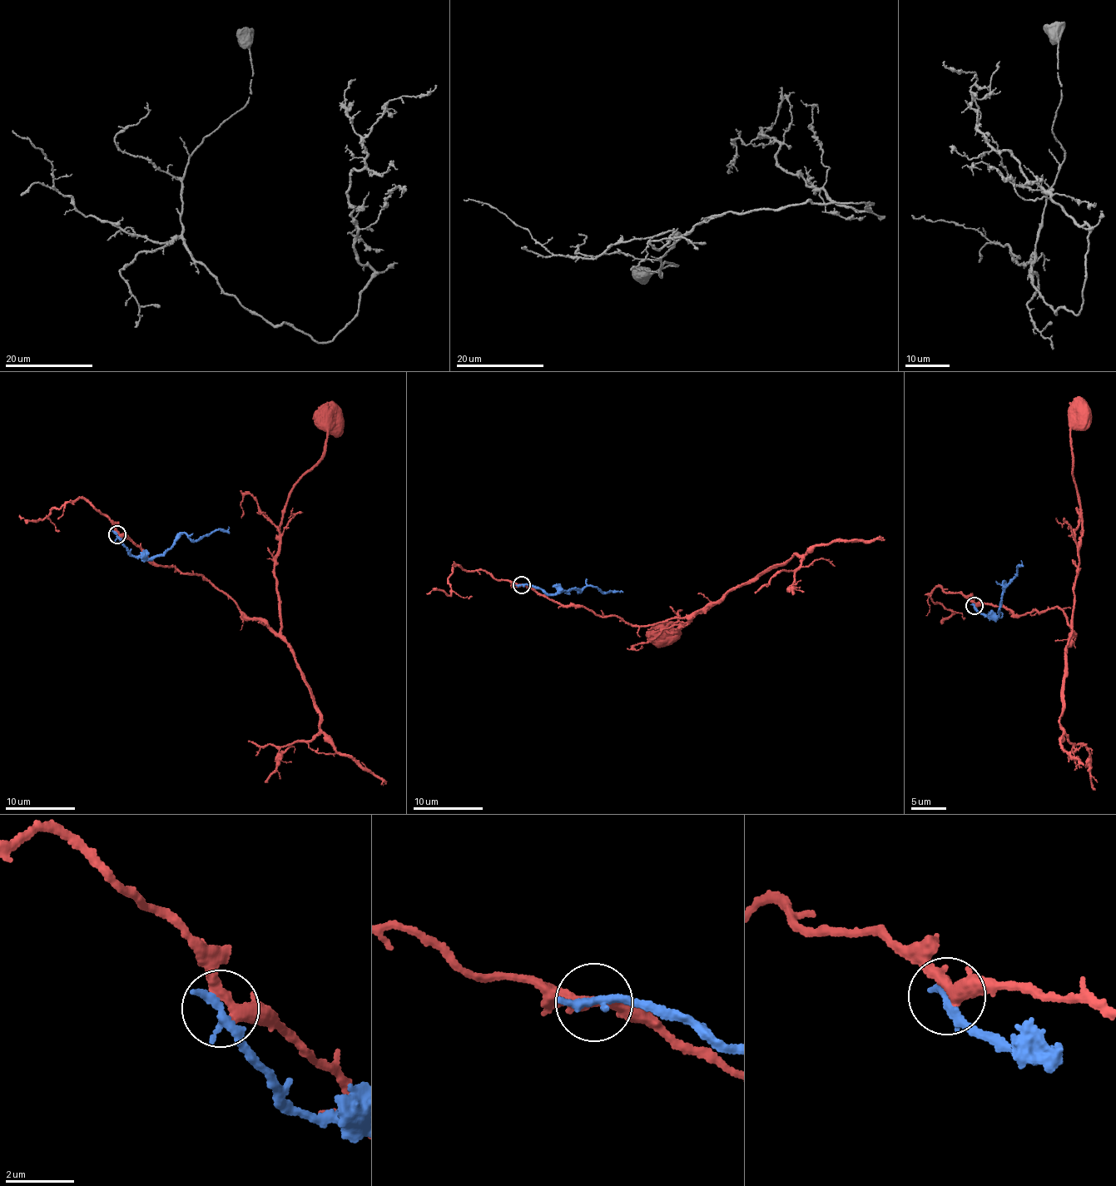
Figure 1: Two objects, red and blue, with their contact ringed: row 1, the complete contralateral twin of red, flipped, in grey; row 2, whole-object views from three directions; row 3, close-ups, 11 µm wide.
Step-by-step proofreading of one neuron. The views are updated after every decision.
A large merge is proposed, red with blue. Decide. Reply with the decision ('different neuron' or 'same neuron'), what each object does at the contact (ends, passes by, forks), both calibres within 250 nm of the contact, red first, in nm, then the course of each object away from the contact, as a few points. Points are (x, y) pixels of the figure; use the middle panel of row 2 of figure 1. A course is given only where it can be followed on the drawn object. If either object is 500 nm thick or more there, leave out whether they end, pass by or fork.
different neuron; red forks; blue ends; calibres 280 and 320 nm; course red (522, 585), (636, 626), (690, 617), (721, 597), (674, 633), (664, 623), (661, 638); course blue (522, 585), (538, 588), (548, 593), (577, 588), (582, 591), (590, 585), (607, 593), (612, 590), (622, 592)

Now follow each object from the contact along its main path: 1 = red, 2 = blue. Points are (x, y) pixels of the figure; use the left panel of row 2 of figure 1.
1: (117, 533), (128, 535), (157, 565), (205, 576), (275, 633), (280, 520), (288, 493), (322, 456), (328, 416)
2: (117, 533), (128, 547), (131, 555), (153, 558), (171, 547), (182, 534), (199, 540), (220, 528), (228, 533)

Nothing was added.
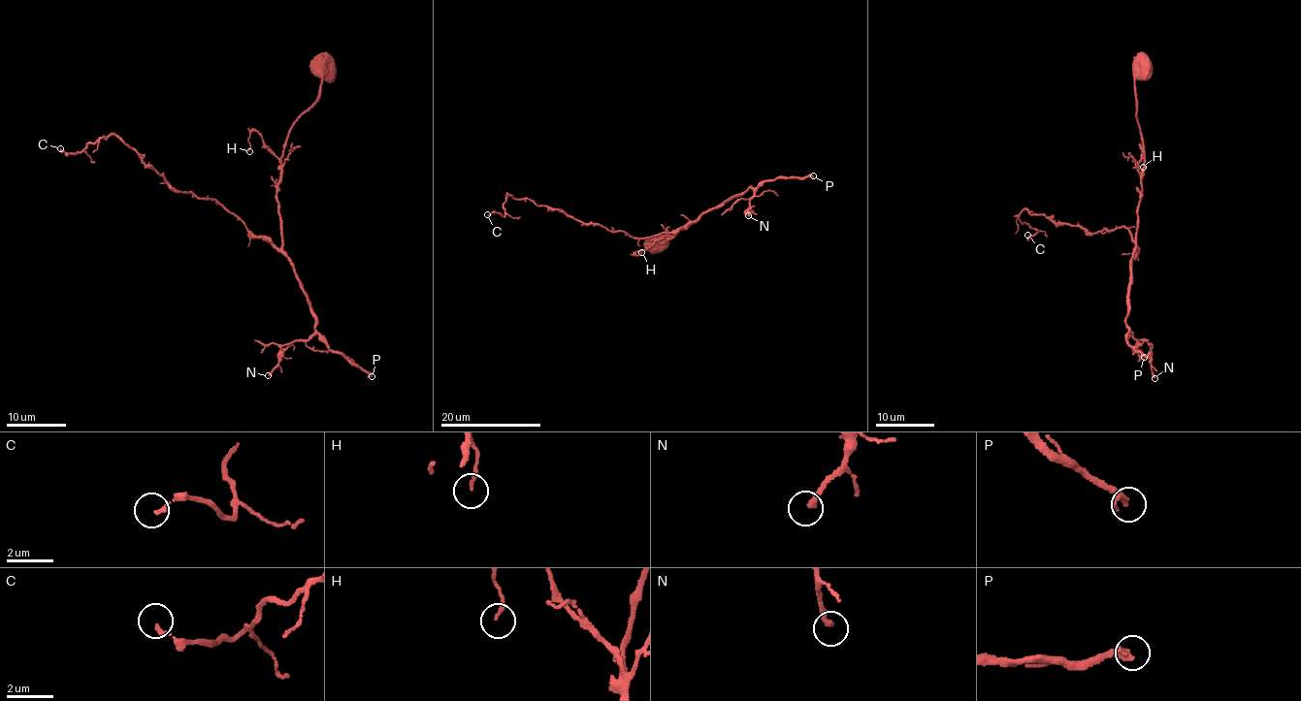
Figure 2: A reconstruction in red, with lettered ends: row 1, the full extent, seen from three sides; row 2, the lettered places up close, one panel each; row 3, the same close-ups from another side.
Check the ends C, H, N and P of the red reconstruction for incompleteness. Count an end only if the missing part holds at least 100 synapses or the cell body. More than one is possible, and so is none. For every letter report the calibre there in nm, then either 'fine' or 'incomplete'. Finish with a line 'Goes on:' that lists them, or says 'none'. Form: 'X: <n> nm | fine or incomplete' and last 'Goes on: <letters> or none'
C: 160 nm | fine
H: 140 nm | fine
N: 240 nm | fine
P: 320 nm | incomplete
Goes on: P

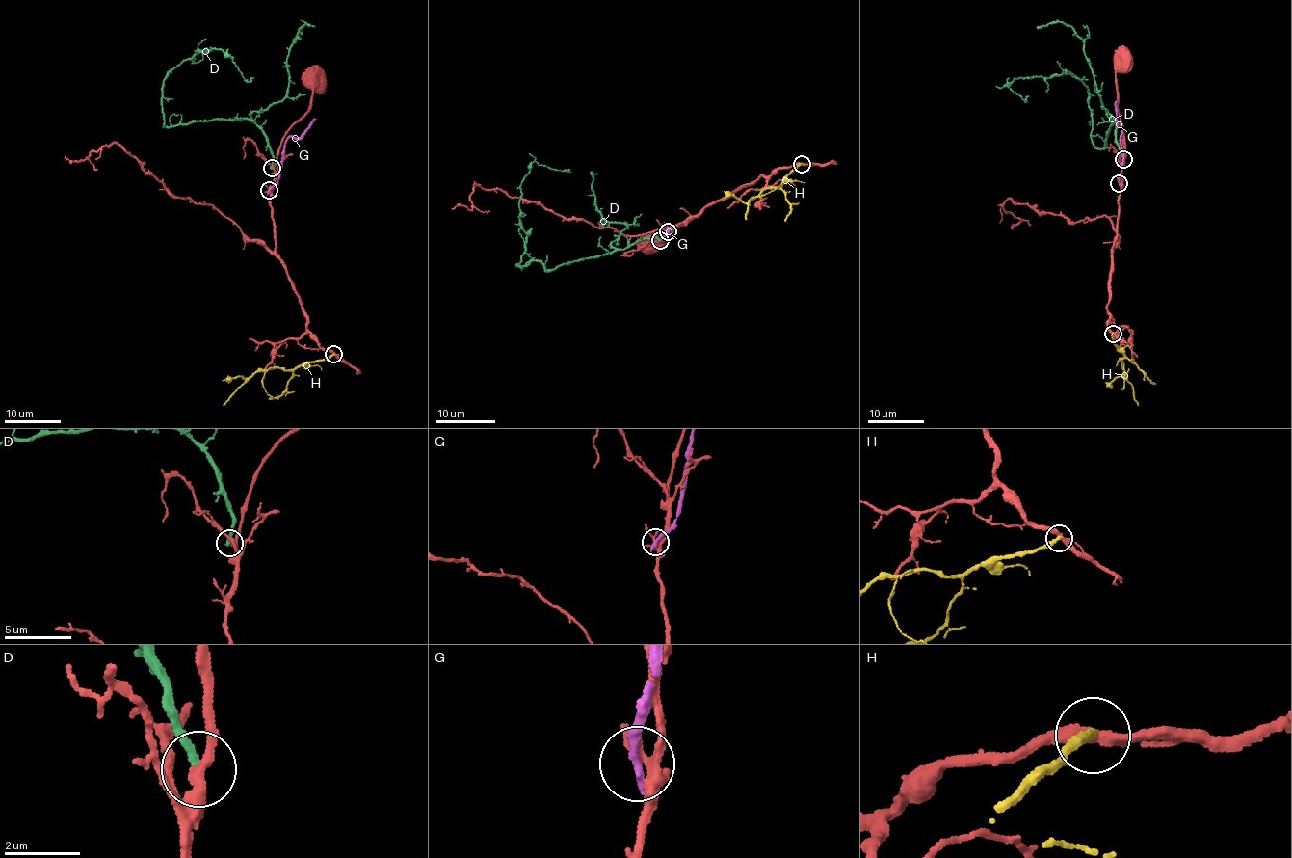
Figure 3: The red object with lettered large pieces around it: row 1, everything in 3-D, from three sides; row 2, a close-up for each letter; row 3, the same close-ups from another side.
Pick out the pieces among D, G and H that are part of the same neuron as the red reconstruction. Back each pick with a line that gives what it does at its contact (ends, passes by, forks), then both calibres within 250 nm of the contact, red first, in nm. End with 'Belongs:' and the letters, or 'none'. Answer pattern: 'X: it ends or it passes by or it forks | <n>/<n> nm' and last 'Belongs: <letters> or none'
Belongs: none

